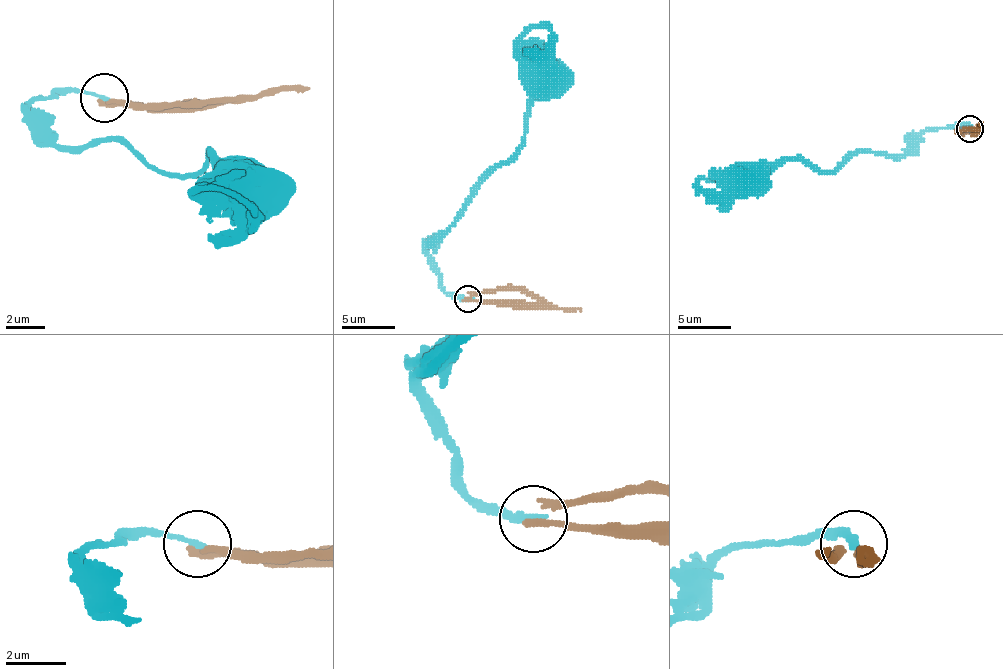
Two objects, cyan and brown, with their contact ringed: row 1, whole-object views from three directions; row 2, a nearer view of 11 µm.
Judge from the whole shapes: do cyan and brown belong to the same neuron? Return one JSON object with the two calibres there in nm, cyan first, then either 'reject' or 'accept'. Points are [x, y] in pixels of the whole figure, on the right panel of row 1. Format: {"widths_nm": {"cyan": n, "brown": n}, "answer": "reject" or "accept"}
{"widths_nm": {"cyan": 240, "brown": 160}, "answer": "reject"}

